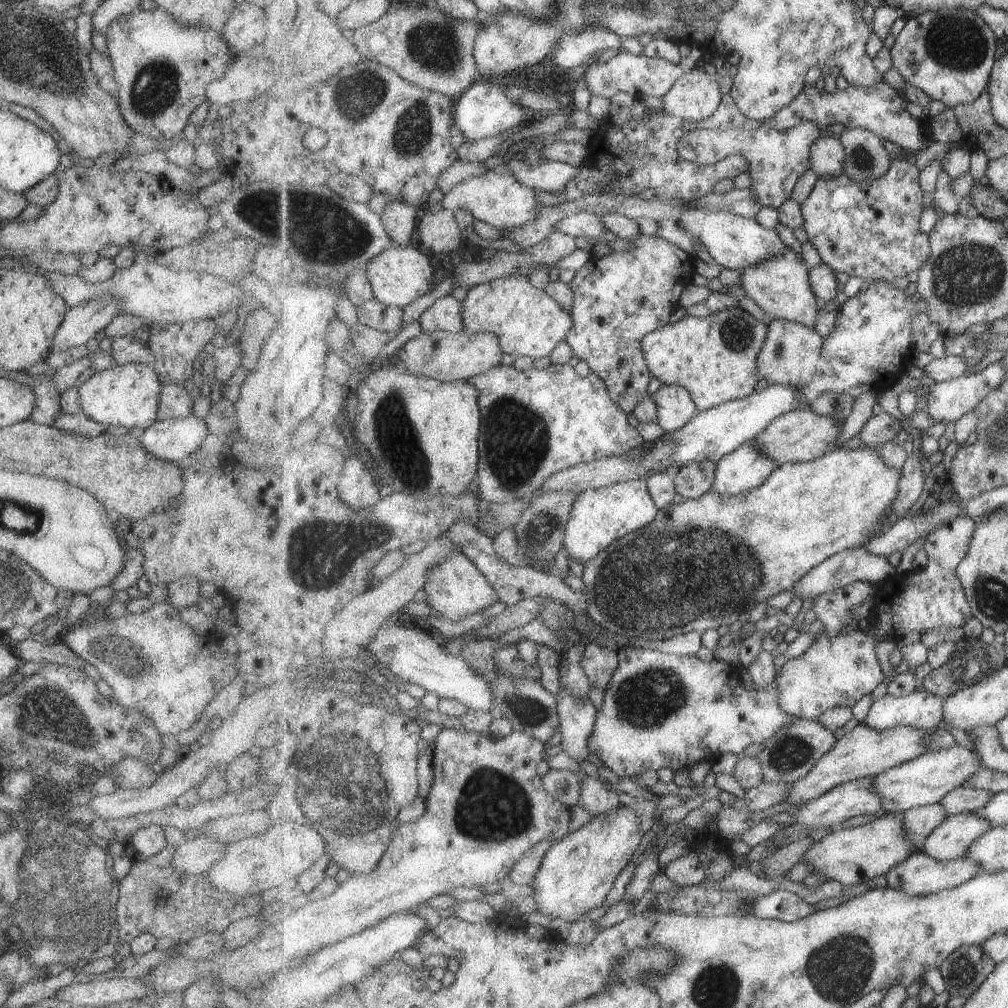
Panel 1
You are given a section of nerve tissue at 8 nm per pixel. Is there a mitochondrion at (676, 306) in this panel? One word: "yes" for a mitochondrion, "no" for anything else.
no

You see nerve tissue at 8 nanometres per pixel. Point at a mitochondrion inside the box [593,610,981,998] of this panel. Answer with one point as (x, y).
(644, 700)

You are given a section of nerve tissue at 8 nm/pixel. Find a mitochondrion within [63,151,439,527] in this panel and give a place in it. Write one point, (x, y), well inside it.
(323, 231)

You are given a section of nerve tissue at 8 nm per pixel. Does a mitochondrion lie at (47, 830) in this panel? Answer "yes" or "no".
yes

